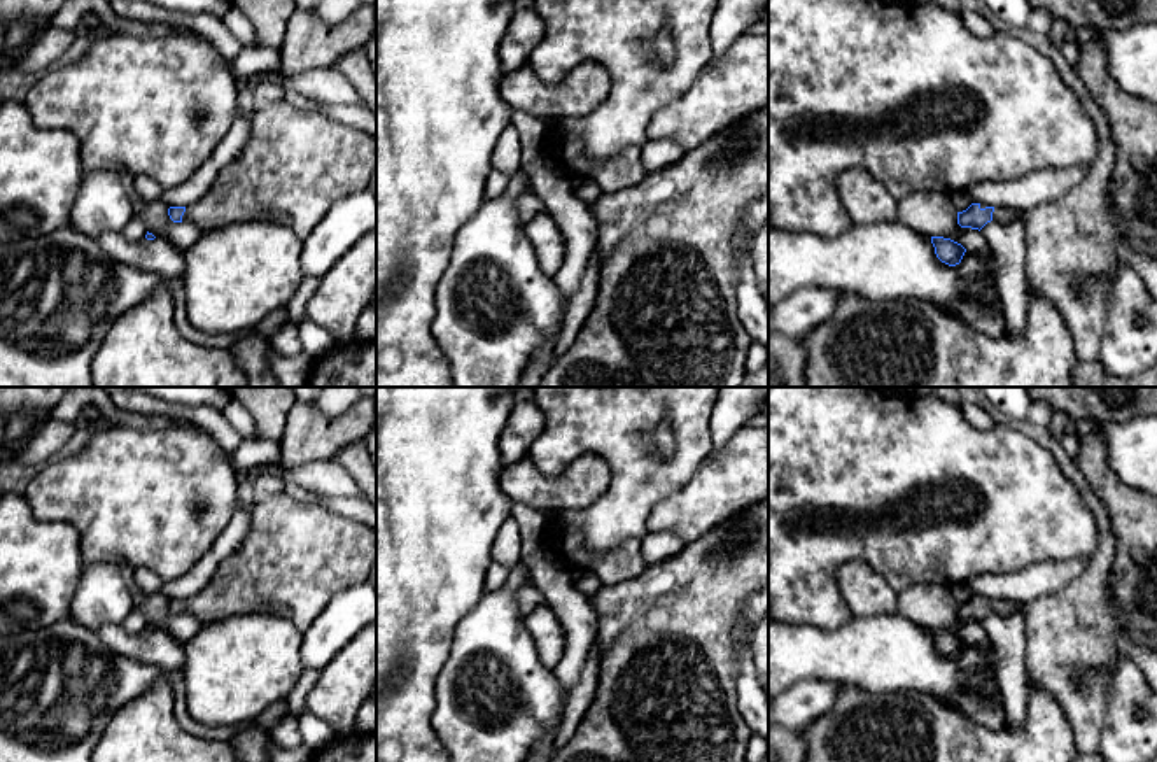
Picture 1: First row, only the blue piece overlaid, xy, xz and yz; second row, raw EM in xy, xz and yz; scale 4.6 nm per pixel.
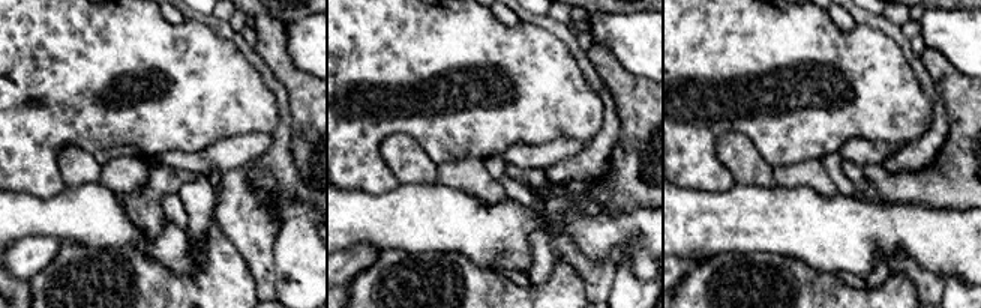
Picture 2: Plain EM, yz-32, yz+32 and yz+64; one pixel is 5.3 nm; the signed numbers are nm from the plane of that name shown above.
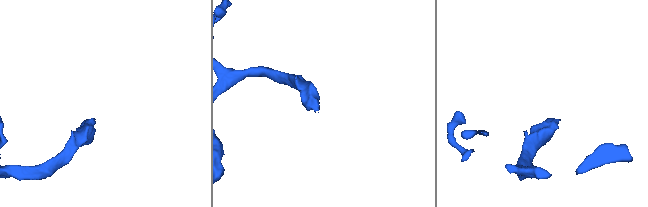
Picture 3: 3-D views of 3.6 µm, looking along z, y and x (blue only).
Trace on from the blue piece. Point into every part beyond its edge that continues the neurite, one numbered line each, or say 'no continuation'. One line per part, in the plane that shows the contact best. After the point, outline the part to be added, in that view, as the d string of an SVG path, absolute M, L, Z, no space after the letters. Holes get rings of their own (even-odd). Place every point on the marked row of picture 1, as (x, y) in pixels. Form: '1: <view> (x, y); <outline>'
1: xy (296, 165); M275 103L256 109L250 137L242 152L215 179L198 201L186 207L182 221L212 231L243 221L277 221L287 224L301 240L341 198L368 189L376 168L376 140L324 114L324 103L306 110Z

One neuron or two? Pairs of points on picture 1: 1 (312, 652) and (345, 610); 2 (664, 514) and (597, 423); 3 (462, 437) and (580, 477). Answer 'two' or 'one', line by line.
1: one
2: two
3: two

